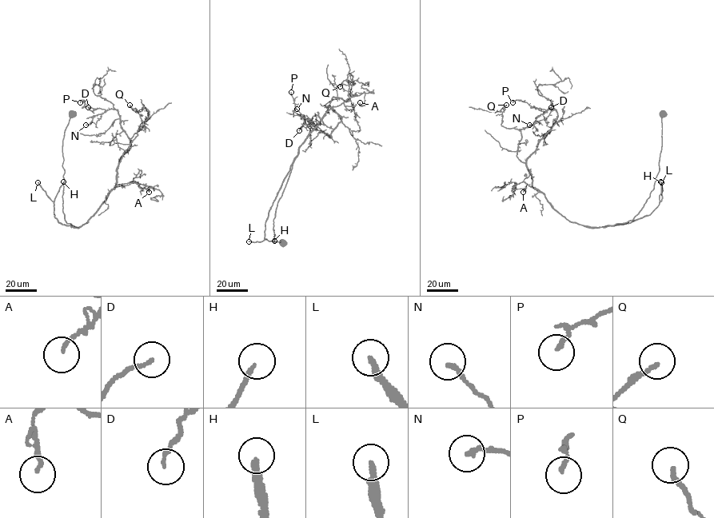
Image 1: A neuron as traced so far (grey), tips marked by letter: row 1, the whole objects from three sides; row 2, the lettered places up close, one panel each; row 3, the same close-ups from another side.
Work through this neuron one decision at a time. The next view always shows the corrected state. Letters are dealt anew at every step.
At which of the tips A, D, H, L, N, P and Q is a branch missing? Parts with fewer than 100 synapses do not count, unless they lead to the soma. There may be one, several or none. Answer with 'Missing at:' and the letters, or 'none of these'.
Missing at: H, L

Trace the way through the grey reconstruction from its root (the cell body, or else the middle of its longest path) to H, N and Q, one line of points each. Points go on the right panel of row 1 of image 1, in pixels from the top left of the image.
H: (662, 114), (659, 172), (644, 207), (625, 222), (585, 226), (624, 225), (648, 216), (659, 204), (660, 181)
N: (662, 114), (654, 189), (632, 220), (607, 227), (570, 221), (532, 186), (526, 160), (557, 112), (529, 125)
Q: (662, 114), (650, 197), (632, 220), (593, 227), (532, 186), (520, 132), (501, 125), (506, 105)

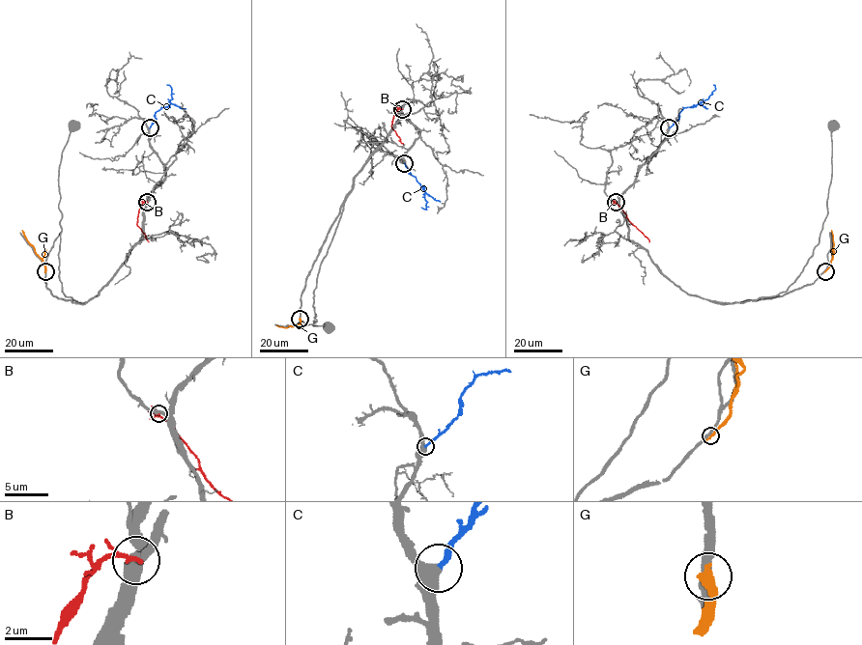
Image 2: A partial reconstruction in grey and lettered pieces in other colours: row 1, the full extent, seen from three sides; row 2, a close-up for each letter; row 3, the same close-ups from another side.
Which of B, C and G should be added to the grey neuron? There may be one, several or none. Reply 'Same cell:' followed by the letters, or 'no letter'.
Same cell: C

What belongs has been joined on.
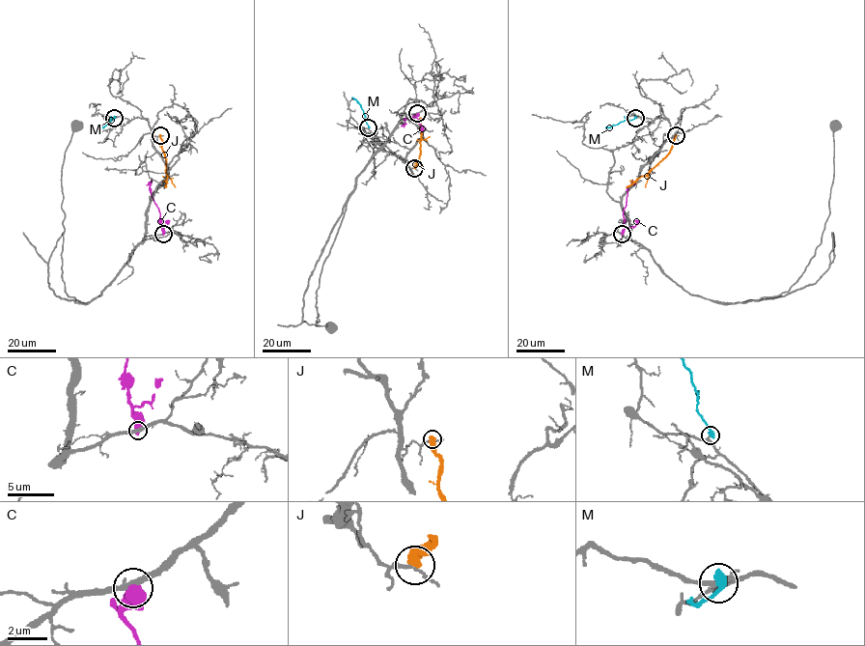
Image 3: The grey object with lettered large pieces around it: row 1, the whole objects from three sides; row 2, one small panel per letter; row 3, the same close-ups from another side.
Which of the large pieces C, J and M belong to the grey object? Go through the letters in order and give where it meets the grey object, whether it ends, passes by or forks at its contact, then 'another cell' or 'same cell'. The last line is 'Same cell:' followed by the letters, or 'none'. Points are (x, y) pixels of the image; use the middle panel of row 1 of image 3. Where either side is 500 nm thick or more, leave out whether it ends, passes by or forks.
C: meets grey at (417, 113); another cell
J: meets grey at (414, 168); another cell
M: meets grey at (368, 127); same cell
Same cell: M

